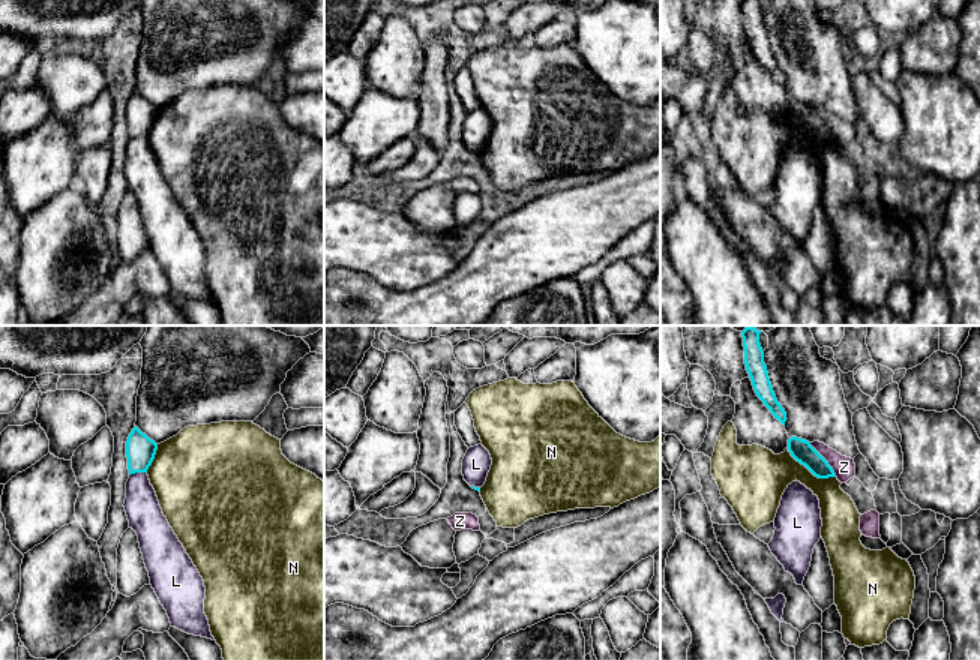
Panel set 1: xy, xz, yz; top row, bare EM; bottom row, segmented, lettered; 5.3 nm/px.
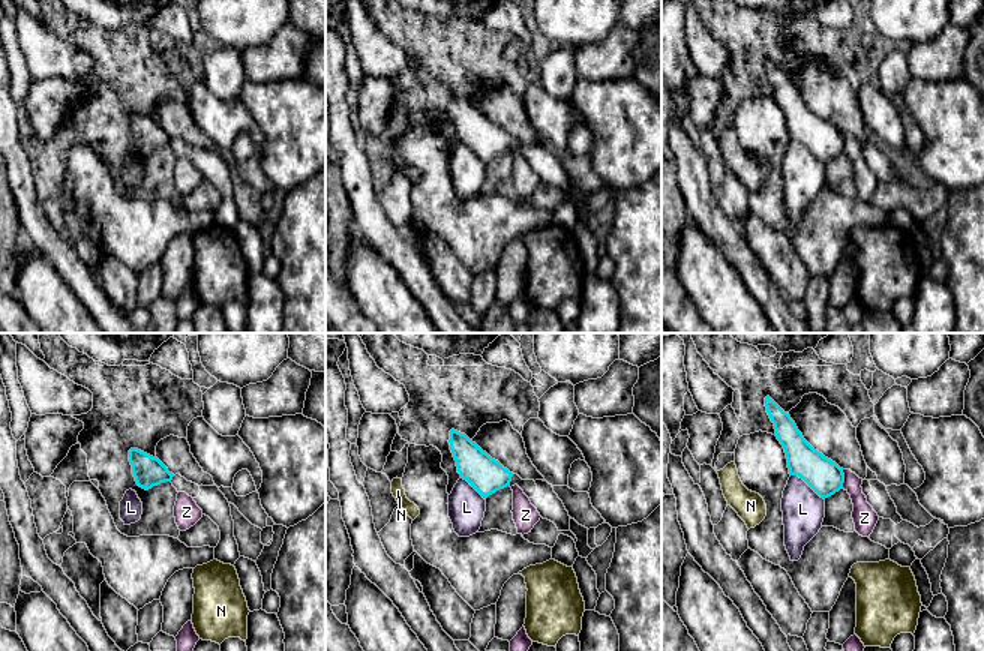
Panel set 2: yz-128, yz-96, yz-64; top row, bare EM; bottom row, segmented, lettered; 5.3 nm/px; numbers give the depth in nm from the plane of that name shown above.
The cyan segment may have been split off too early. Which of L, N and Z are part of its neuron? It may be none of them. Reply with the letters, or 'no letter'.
no letter

